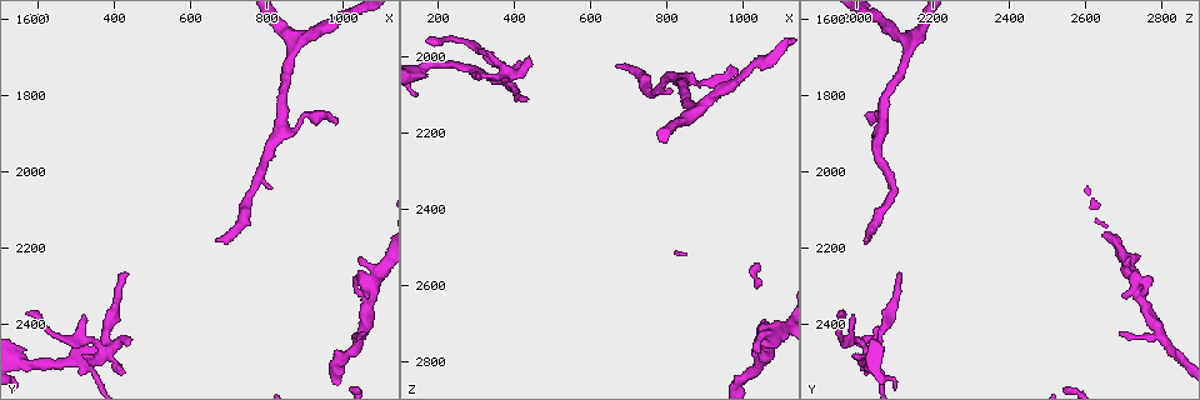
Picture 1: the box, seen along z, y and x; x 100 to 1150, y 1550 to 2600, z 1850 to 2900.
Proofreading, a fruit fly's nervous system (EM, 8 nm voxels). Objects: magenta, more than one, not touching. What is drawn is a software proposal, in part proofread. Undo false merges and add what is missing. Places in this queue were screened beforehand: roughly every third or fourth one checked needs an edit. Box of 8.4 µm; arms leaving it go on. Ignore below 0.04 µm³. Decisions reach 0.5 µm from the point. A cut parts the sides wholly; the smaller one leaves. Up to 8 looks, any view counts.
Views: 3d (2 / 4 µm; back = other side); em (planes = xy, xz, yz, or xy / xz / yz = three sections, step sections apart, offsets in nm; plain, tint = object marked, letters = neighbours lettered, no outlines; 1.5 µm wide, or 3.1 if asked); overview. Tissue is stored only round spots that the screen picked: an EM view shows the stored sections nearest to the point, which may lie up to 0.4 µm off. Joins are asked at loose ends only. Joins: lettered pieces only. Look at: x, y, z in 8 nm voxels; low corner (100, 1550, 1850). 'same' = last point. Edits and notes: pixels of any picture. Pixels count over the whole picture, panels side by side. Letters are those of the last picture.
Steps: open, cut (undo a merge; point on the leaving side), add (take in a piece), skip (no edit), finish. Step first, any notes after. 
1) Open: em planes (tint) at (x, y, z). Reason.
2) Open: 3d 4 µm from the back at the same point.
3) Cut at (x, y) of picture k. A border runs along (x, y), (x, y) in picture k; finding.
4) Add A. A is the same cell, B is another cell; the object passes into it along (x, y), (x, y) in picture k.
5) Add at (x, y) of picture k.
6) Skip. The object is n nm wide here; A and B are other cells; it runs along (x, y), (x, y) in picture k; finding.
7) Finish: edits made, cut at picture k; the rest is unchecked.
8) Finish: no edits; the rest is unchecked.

Open: 3d 4 µm at (1045, 2285, 2770). Thin end.

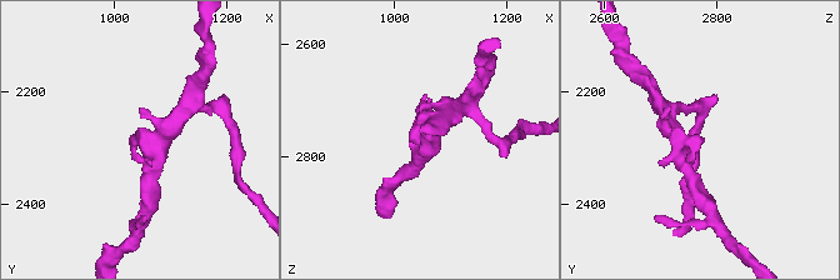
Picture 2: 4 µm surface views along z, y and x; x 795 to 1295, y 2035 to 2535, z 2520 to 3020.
Open: em planes (tint) at (1045, 2285, 2780). The arms are 220, 220 nm wide; now the EM.

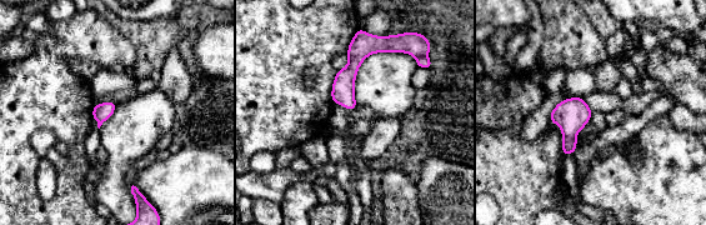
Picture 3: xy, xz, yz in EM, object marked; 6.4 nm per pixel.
Open: em planes (letters) at the same point.

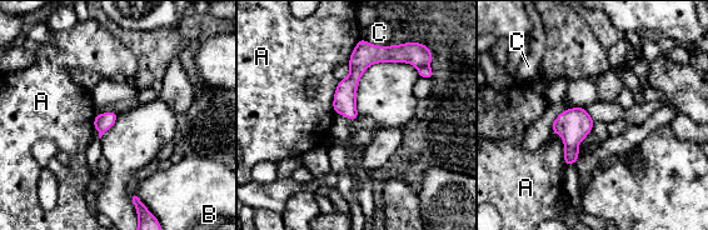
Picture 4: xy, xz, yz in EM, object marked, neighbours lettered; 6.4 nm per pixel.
Skip. A, B and C are other cells; it runs along (393, 58), (370, 56), (338, 110) in picture 4; none of them fits.

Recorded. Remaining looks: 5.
Open: em planes (letters) at (675, 2180, 2025). Long arm stops here.

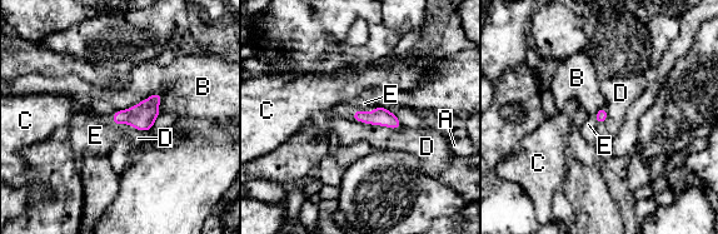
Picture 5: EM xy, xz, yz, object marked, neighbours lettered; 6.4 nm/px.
Add E. E is the same cell, A, B, C and D are other cells; the object passes into it along (379, 115), (367, 113), (364, 103) in picture 5; it goes on there.

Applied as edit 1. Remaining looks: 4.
Open: 3d 4 µm at (435, 2260, 2110). Tapers out.

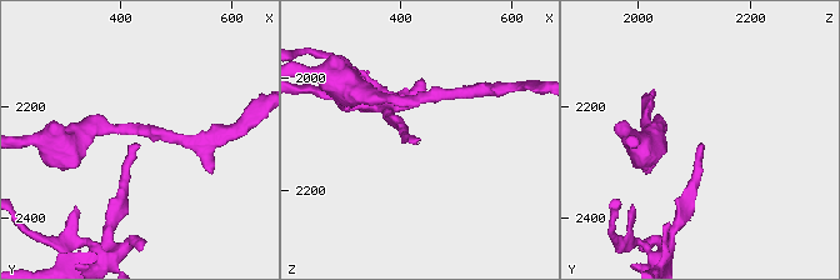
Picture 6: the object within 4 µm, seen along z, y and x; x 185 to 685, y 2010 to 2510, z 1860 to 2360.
Open: em planes (letters) at (430, 2270, 2110). Need the tissue.

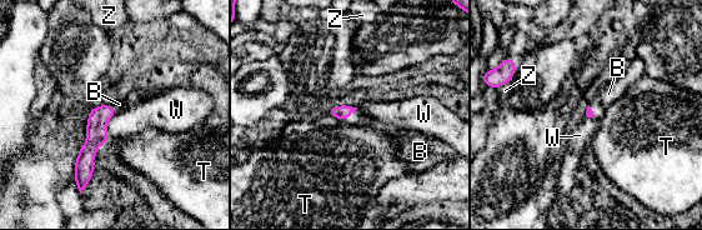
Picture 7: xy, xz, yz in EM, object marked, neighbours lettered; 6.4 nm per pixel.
Add B. B is the same cell, T, W and Z are other cells; the cell continues.

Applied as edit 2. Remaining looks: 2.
Finish: edits made, add at picture 5, add at picture 7; the rest is unchecked.

